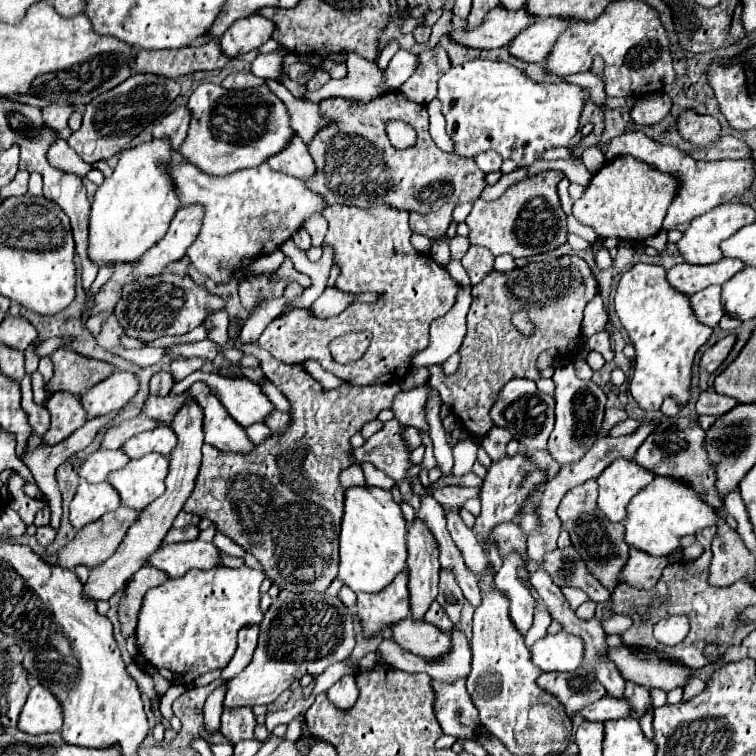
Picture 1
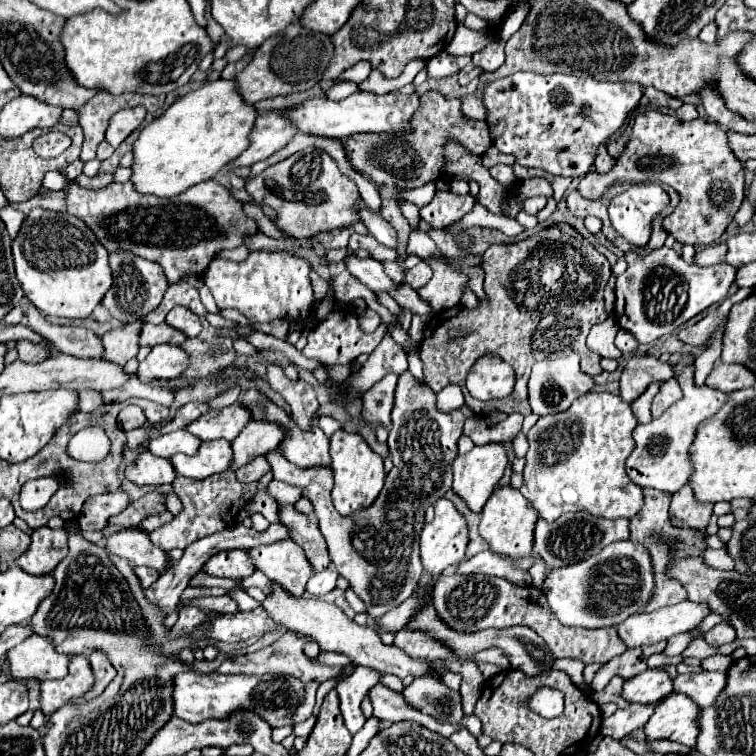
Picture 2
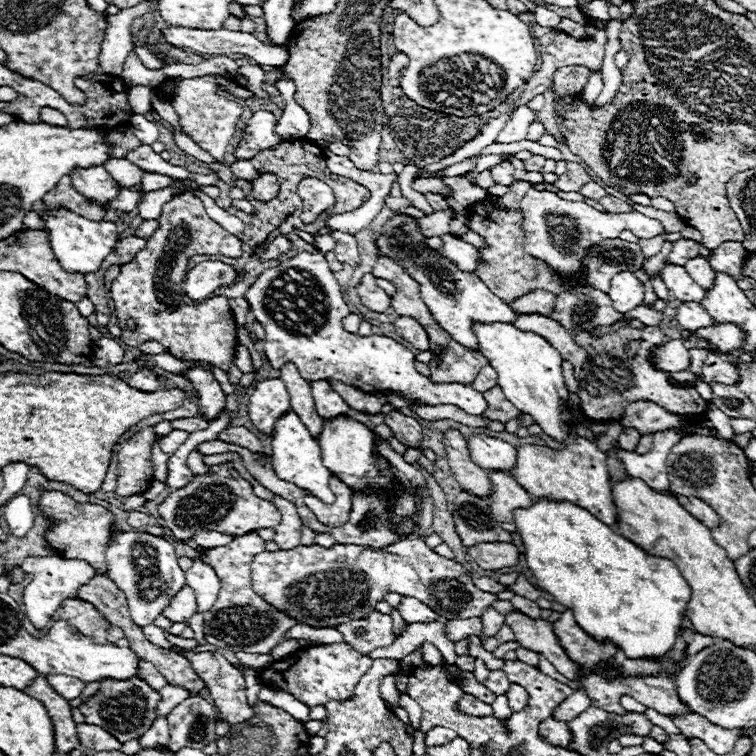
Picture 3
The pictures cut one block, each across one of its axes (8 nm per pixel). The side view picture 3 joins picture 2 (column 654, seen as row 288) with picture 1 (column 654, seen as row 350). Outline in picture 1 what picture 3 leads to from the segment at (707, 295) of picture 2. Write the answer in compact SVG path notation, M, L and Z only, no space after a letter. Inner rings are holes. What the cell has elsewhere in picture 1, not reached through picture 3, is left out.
M638 262L620 276L614 296L614 310L638 354L634 376L628 384L636 404L648 412L660 410L664 398L674 398L678 406L688 404L694 356L712 334L710 326L696 320L688 304L688 296L676 292L666 282L666 270L662 266Z

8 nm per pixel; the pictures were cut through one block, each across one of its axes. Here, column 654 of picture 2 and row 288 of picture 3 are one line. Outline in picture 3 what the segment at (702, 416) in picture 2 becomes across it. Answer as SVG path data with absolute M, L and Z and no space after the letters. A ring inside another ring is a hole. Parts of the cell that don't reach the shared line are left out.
M394 212L390 220L380 228L380 238L376 242L378 256L388 256L400 264L408 276L412 276L420 284L420 298L432 312L432 318L460 344L466 344L468 348L476 350L476 336L470 328L470 324L476 322L514 322L516 312L500 300L496 294L490 292L490 288L474 274L474 272L462 272L454 264L450 264L448 258L440 256L436 250L428 248L422 240L426 236L420 234L418 220L406 214Z

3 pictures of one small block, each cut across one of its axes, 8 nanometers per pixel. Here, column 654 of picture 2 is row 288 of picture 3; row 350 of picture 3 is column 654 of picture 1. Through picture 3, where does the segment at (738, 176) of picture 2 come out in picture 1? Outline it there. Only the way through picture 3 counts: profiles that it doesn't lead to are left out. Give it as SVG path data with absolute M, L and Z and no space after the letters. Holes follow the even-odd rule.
M618 156L606 162L600 172L594 174L586 192L574 202L574 216L596 230L600 238L622 238L622 240L646 240L660 232L664 214L676 194L676 180L654 166L636 160L634 156Z

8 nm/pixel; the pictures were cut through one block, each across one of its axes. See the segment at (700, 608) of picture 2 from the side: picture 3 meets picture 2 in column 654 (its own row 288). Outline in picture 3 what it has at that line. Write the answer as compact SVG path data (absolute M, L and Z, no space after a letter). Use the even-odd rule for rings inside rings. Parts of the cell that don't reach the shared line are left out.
M618 272L610 280L610 292L608 292L614 308L618 312L628 312L636 306L642 306L644 302L644 286L638 278L634 278L632 272Z

